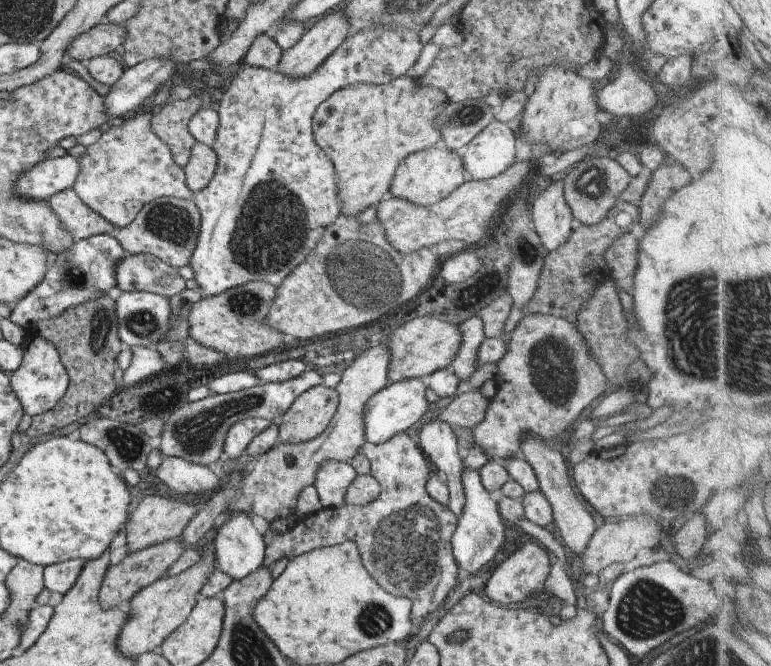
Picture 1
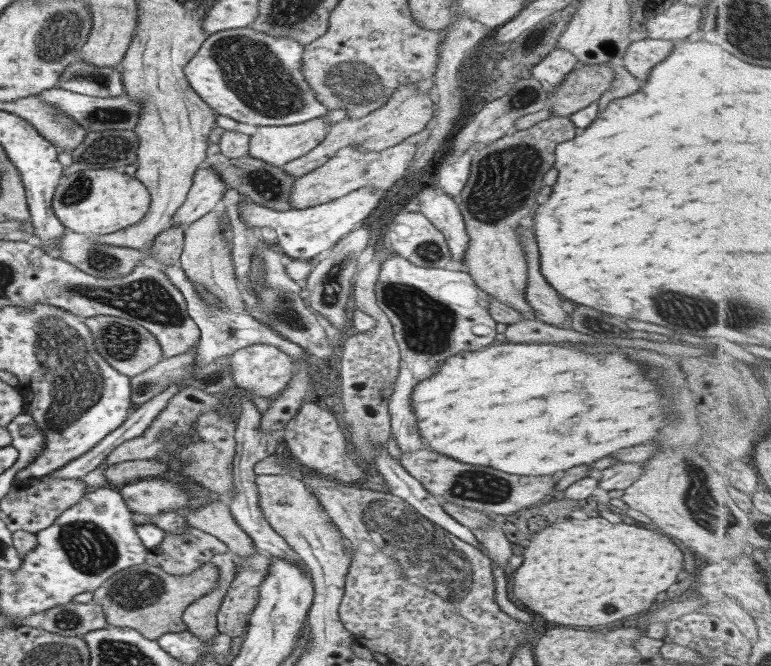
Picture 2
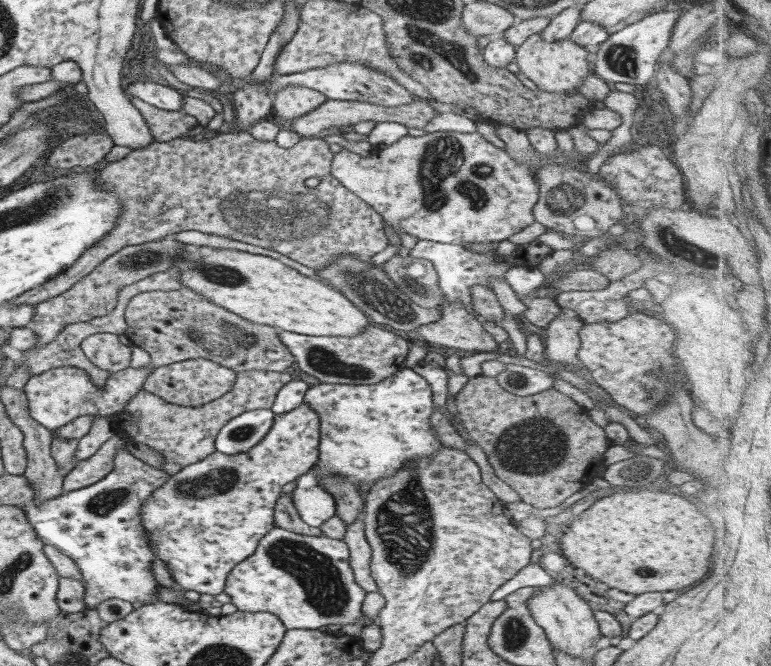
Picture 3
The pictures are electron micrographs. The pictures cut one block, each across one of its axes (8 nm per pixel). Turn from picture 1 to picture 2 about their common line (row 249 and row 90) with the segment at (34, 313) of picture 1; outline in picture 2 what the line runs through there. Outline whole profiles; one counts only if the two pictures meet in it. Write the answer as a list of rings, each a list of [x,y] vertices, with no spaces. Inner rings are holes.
[[[74,59],[64,68],[59,81],[62,90],[94,98],[118,98],[122,83],[116,68],[96,68]]]

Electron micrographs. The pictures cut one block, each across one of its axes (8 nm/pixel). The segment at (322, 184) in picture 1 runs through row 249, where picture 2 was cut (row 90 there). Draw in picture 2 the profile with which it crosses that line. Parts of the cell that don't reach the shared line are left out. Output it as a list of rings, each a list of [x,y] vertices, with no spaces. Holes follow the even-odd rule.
[[[251,27],[209,34],[185,64],[190,88],[221,116],[251,126],[290,126],[324,115],[322,106],[302,76],[304,45],[289,37],[273,37]]]

